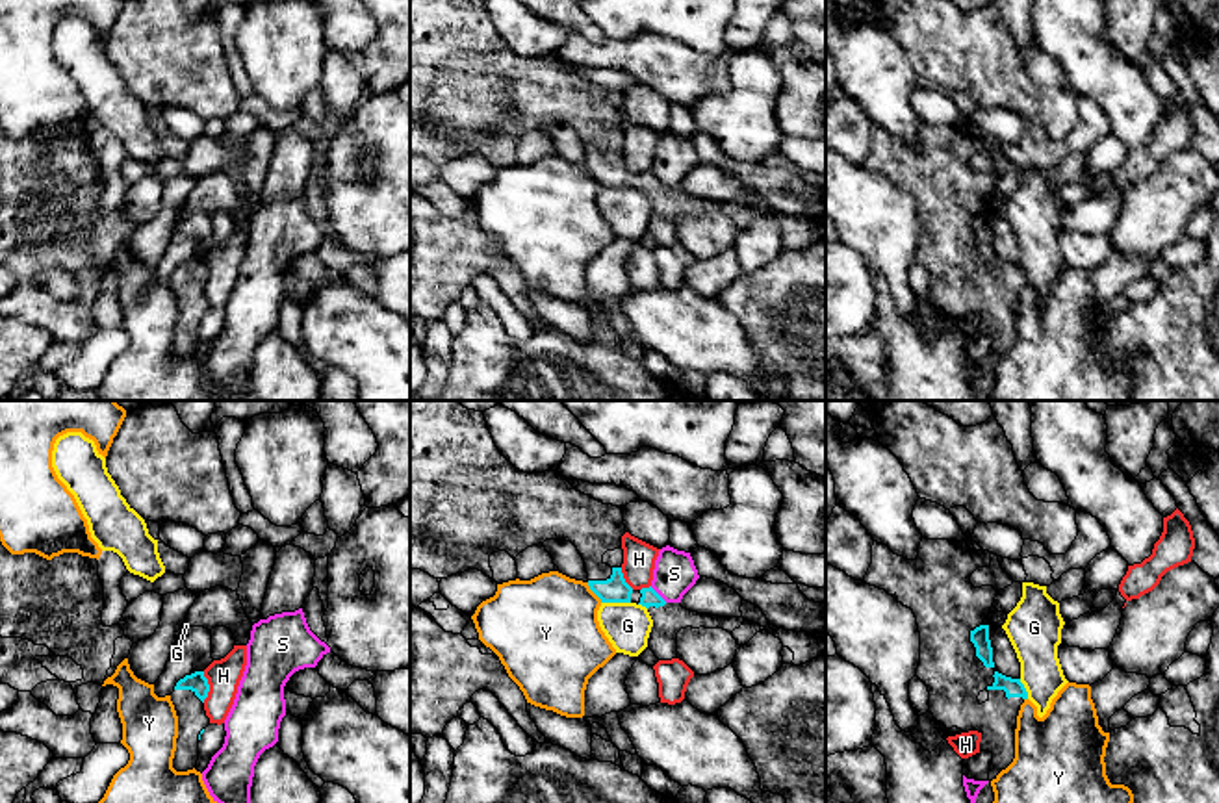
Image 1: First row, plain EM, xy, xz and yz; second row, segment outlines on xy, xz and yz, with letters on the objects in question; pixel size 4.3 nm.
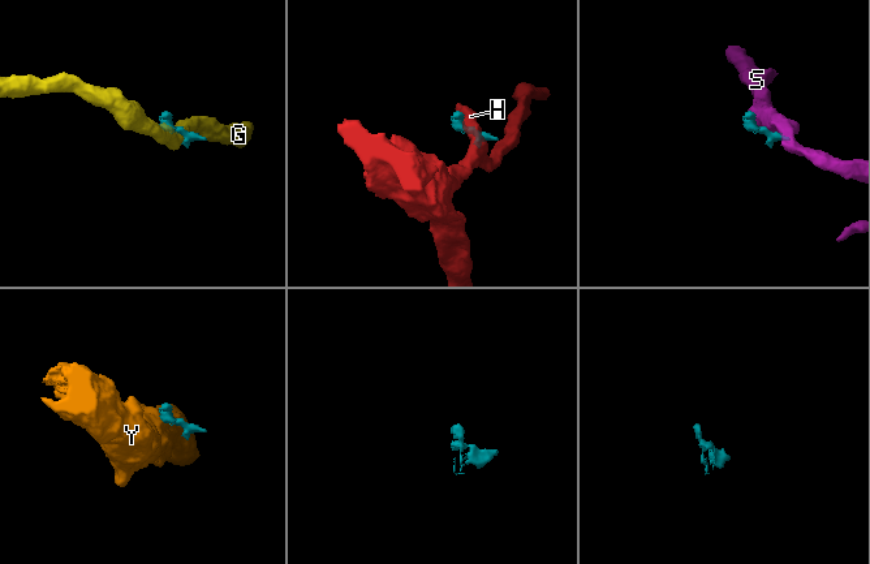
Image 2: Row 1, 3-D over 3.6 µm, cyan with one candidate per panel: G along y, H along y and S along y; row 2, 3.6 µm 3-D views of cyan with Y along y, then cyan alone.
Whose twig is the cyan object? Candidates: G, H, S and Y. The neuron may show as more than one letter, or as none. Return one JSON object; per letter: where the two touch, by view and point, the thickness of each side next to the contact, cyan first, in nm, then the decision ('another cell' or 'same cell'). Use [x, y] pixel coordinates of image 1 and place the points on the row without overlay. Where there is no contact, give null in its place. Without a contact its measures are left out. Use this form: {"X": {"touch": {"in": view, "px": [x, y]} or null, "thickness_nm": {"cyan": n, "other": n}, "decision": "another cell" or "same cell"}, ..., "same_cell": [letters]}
{"G": {"touch": {"in": "xz", "px": [616, 186]}, "thickness_nm": {"cyan": 110, "other": 200}, "decision": "another cell"}, "H": {"touch": {"in": "xy", "px": [208, 271]}, "thickness_nm": {"cyan": 90, "other": 150}, "decision": "another cell"}, "S": {"touch": {"in": "xz", "px": [657, 178]}, "thickness_nm": {"cyan": 80, "other": 180}, "decision": "another cell"}, "Y": {"touch": {"in": "xz", "px": [592, 175]}, "thickness_nm": {"cyan": 110, "other": 440}, "decision": "another cell"}, "same_cell": []}

